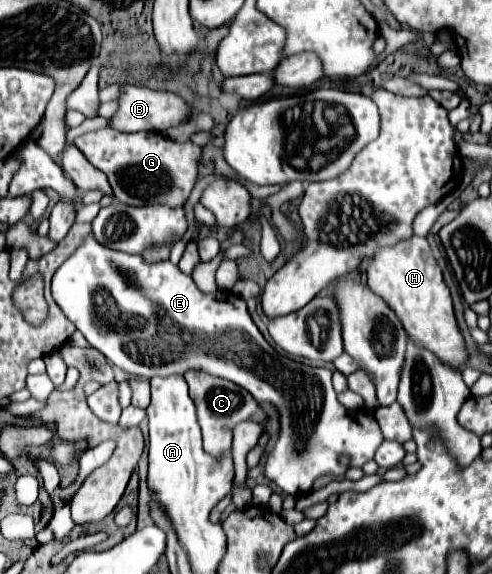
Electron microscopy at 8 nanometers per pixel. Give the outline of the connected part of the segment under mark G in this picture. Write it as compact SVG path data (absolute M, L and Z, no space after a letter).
M109 127L85 133L75 139L79 151L103 171L115 197L129 205L165 203L169 207L181 207L197 179L197 161L201 147L193 143L177 143L161 133L121 133Z

